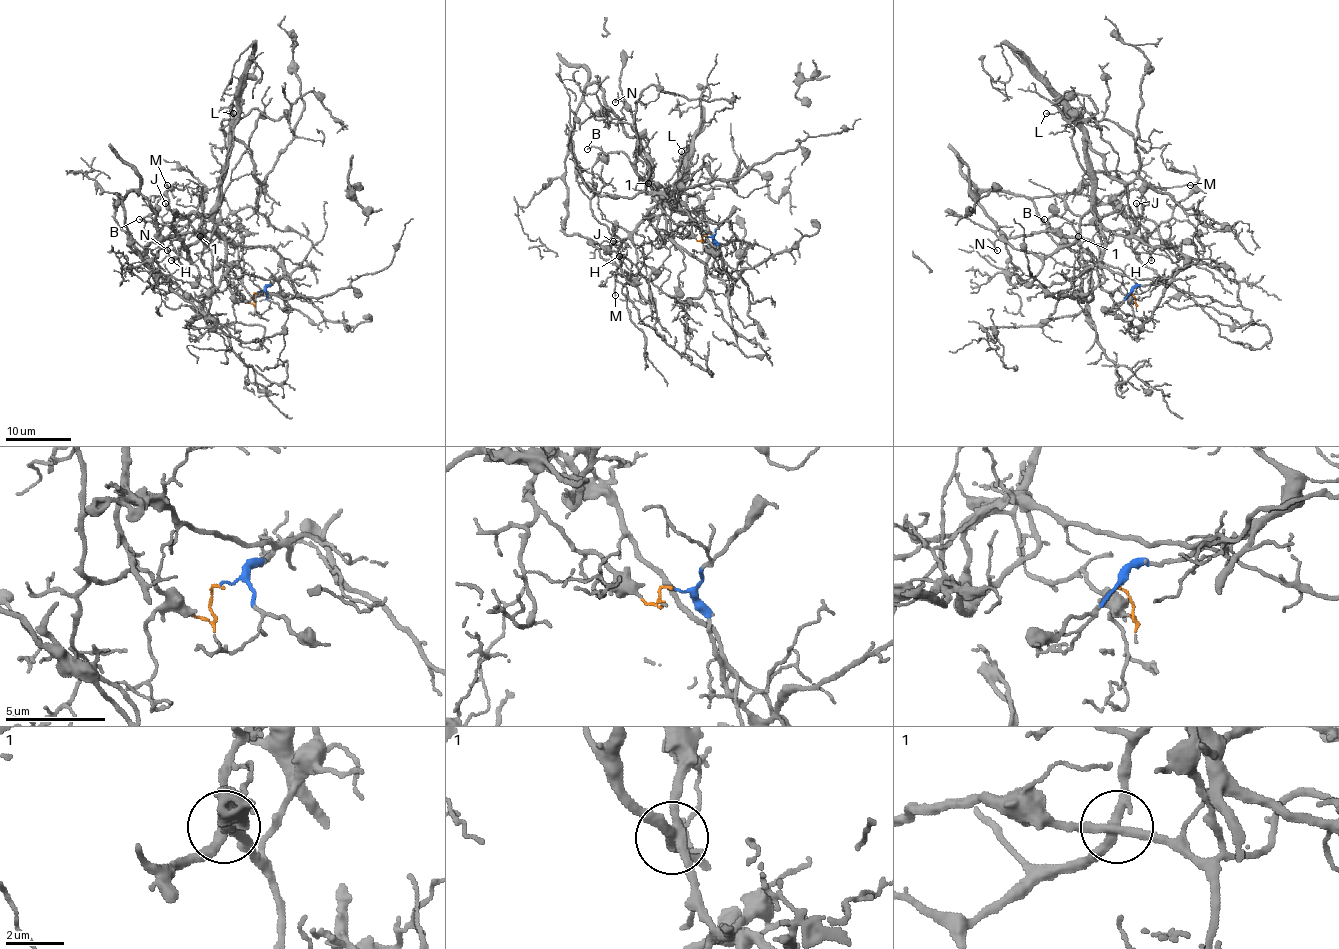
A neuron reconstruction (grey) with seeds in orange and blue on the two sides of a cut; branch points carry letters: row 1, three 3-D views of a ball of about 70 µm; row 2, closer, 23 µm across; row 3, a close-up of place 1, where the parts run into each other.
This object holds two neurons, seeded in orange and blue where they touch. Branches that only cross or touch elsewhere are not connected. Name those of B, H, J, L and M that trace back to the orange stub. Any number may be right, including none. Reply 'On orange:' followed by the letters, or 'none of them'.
On orange: none of them

